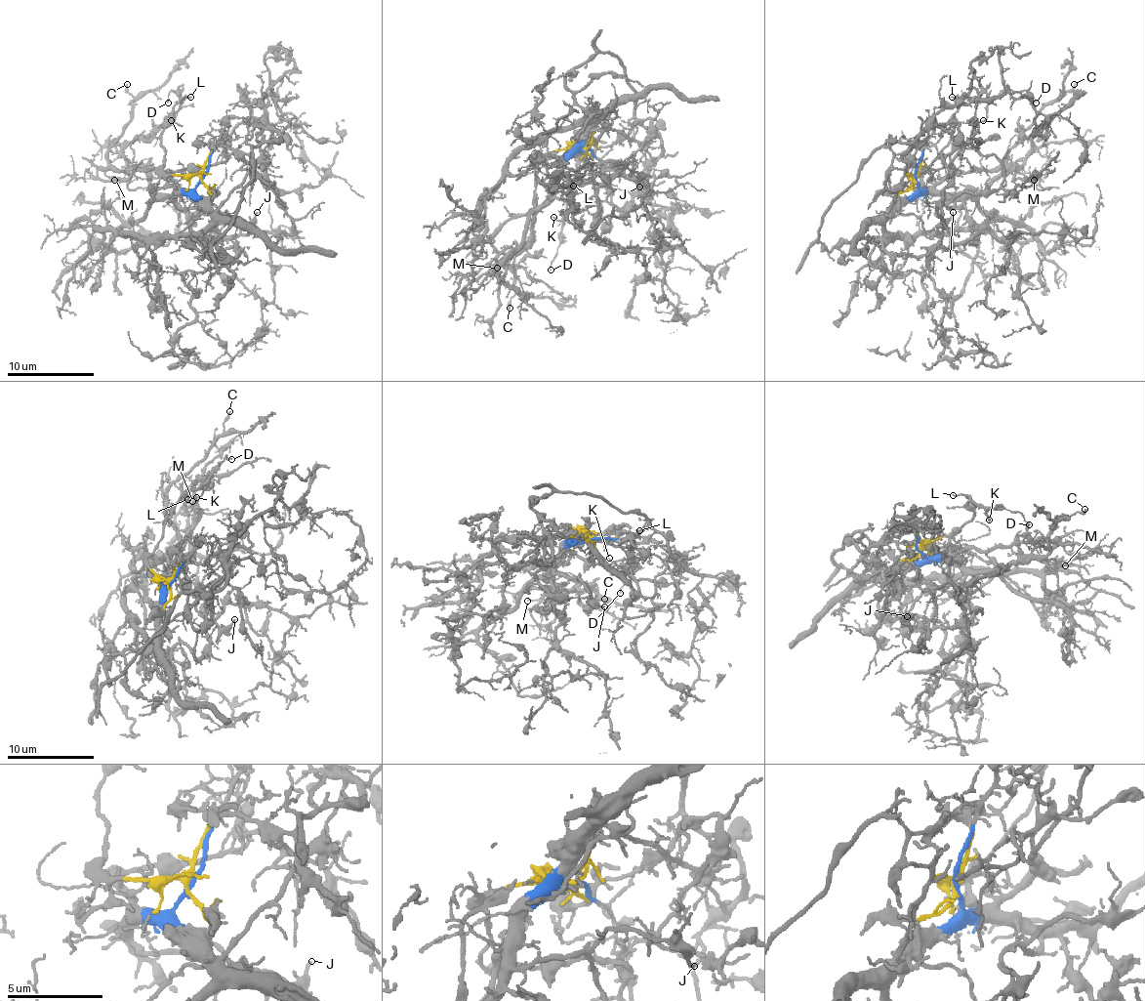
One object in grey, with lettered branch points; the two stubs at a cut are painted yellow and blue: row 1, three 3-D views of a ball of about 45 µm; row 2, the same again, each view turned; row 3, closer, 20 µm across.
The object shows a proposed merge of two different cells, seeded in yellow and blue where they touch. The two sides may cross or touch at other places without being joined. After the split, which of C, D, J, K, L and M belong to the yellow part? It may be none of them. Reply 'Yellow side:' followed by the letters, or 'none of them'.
Yellow side: D, K, L

